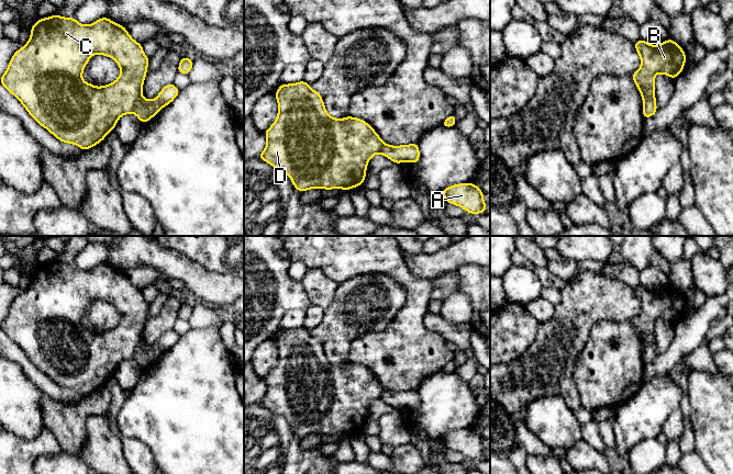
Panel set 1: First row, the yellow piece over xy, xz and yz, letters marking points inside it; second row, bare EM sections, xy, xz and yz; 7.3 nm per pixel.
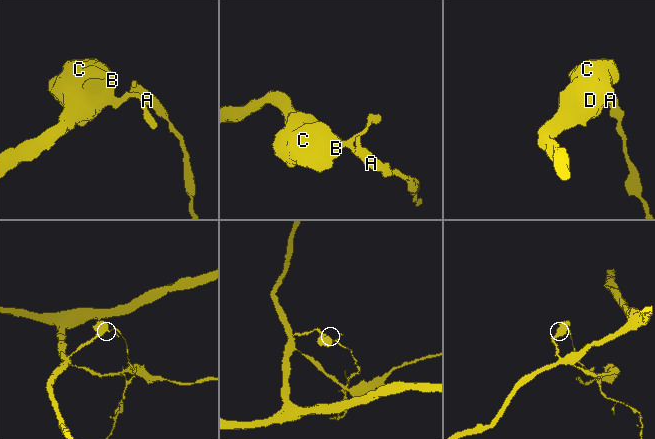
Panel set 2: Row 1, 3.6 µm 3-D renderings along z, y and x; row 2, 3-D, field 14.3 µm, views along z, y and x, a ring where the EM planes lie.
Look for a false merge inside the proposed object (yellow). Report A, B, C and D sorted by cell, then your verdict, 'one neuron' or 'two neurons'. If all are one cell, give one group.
groups A / B C D; two neurons

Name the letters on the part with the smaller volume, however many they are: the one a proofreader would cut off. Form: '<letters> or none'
A

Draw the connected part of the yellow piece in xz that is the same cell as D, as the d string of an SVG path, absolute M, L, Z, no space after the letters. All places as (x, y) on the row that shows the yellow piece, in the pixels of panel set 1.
M303 80L280 84L275 97L277 118L264 133L267 145L258 158L285 171L300 192L309 189L351 190L362 185L367 177L368 161L374 155L381 154L385 145L374 128L349 115L344 118L330 116L321 94Z

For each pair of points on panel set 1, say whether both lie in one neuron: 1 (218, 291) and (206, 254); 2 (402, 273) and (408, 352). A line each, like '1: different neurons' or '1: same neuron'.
1: different neurons
2: same neuron

